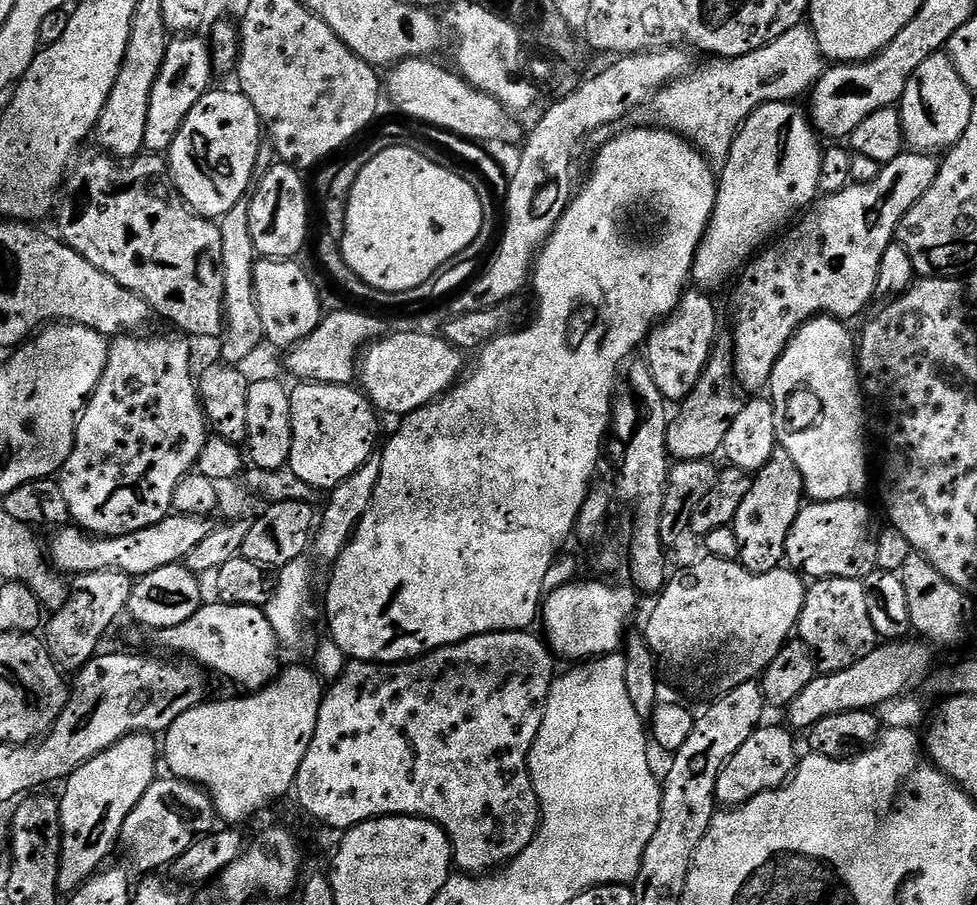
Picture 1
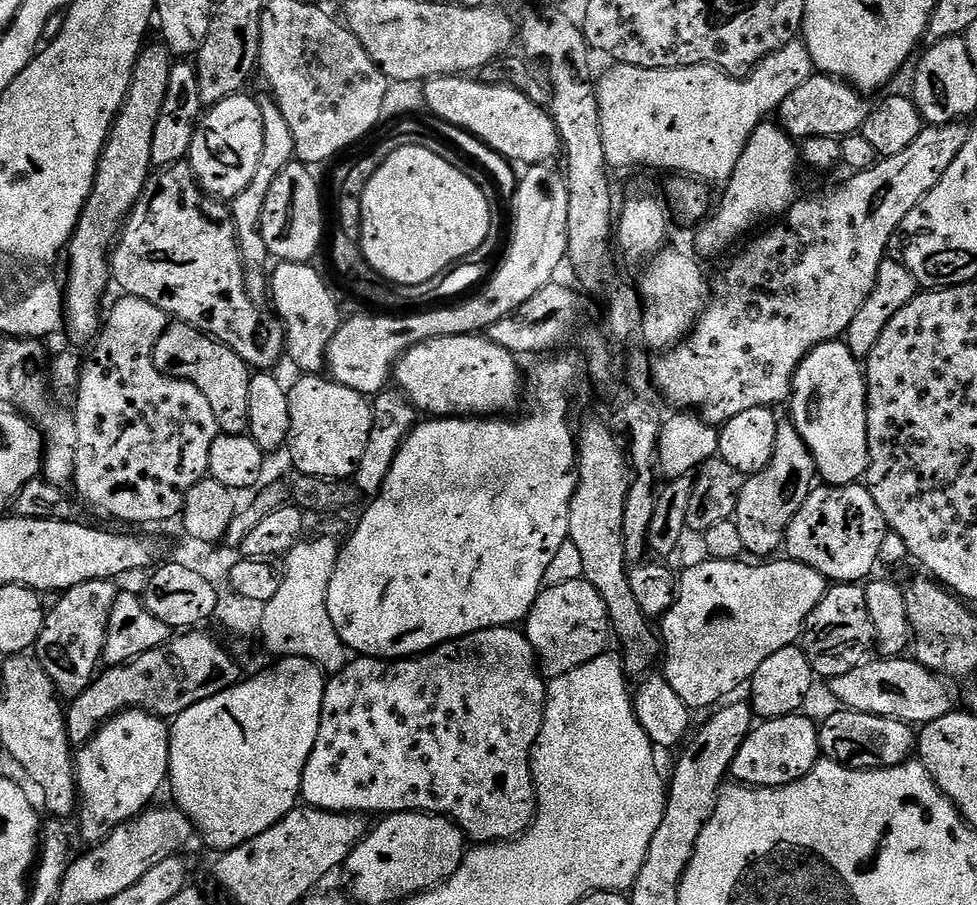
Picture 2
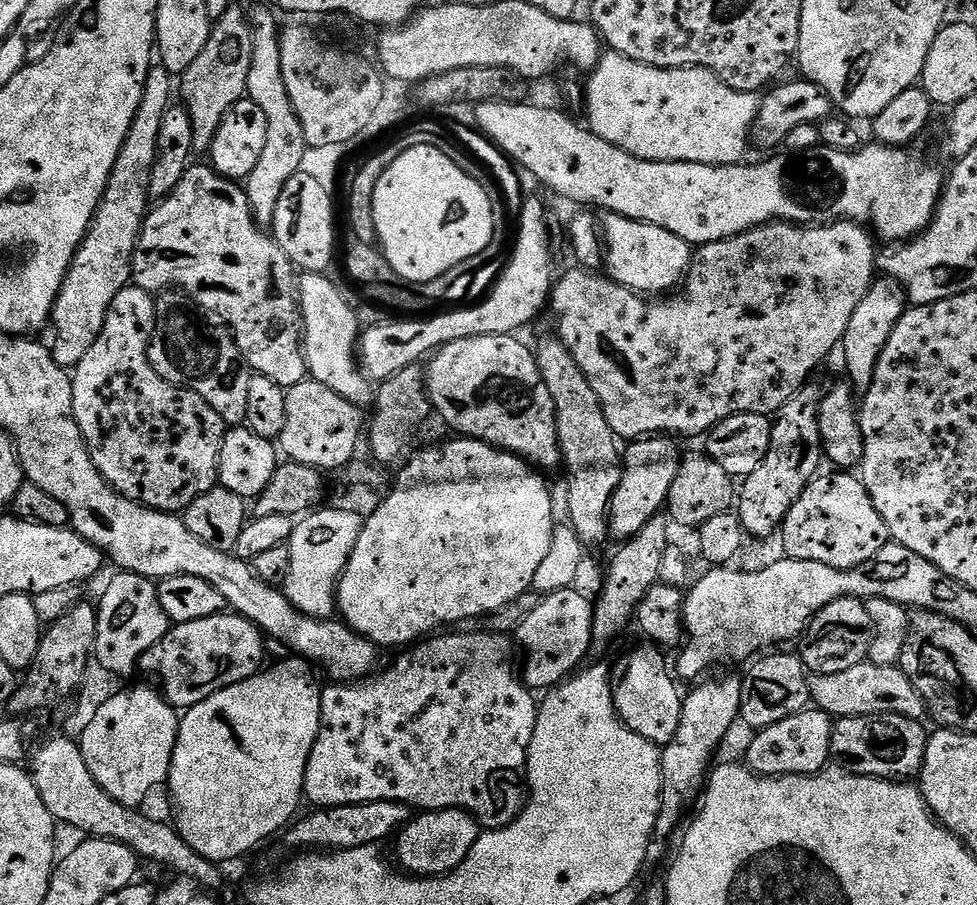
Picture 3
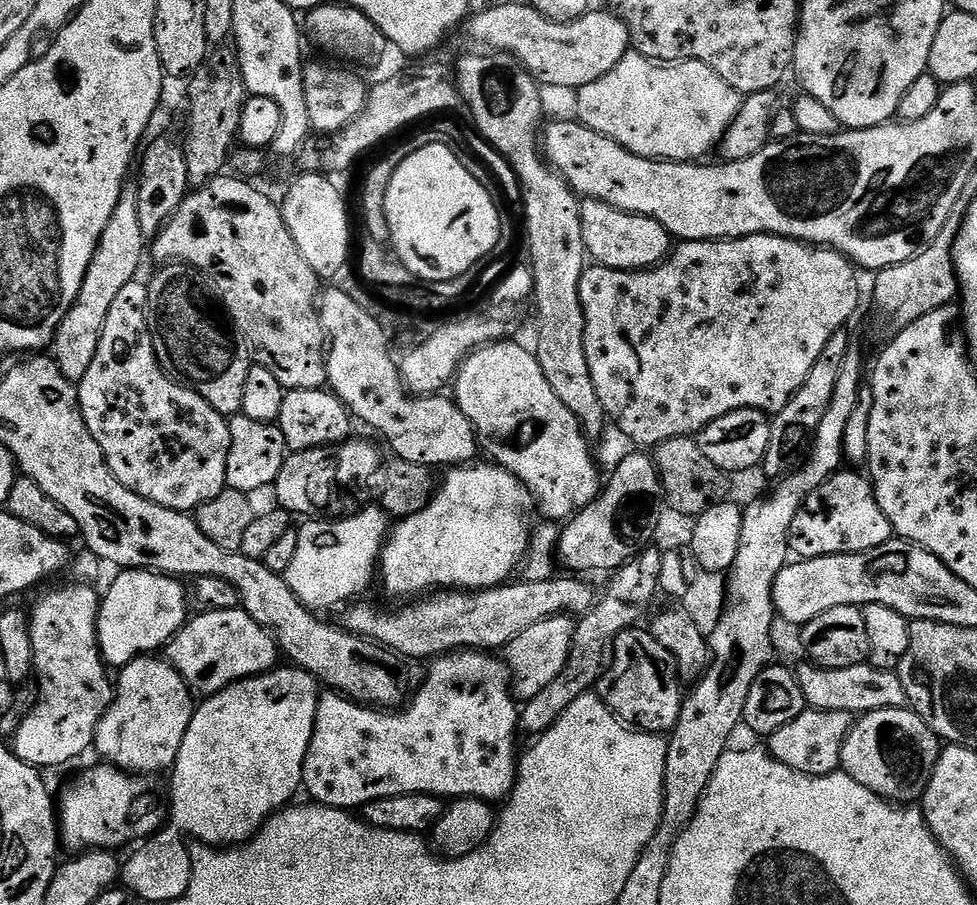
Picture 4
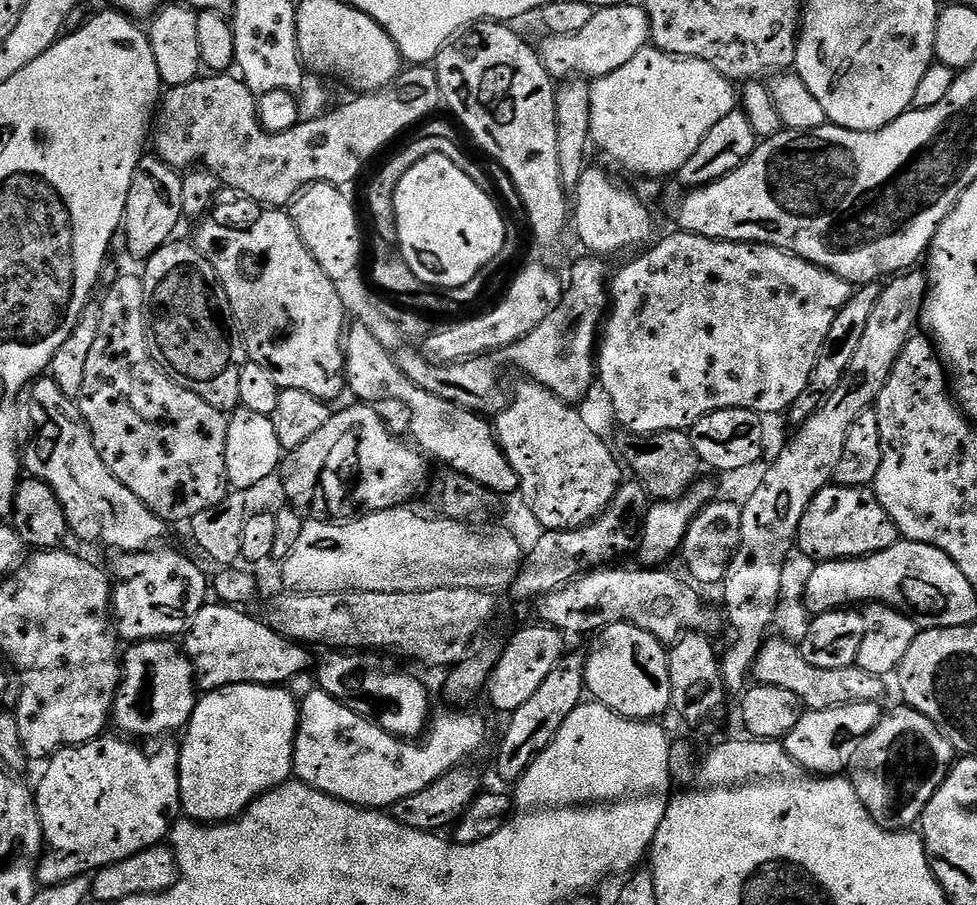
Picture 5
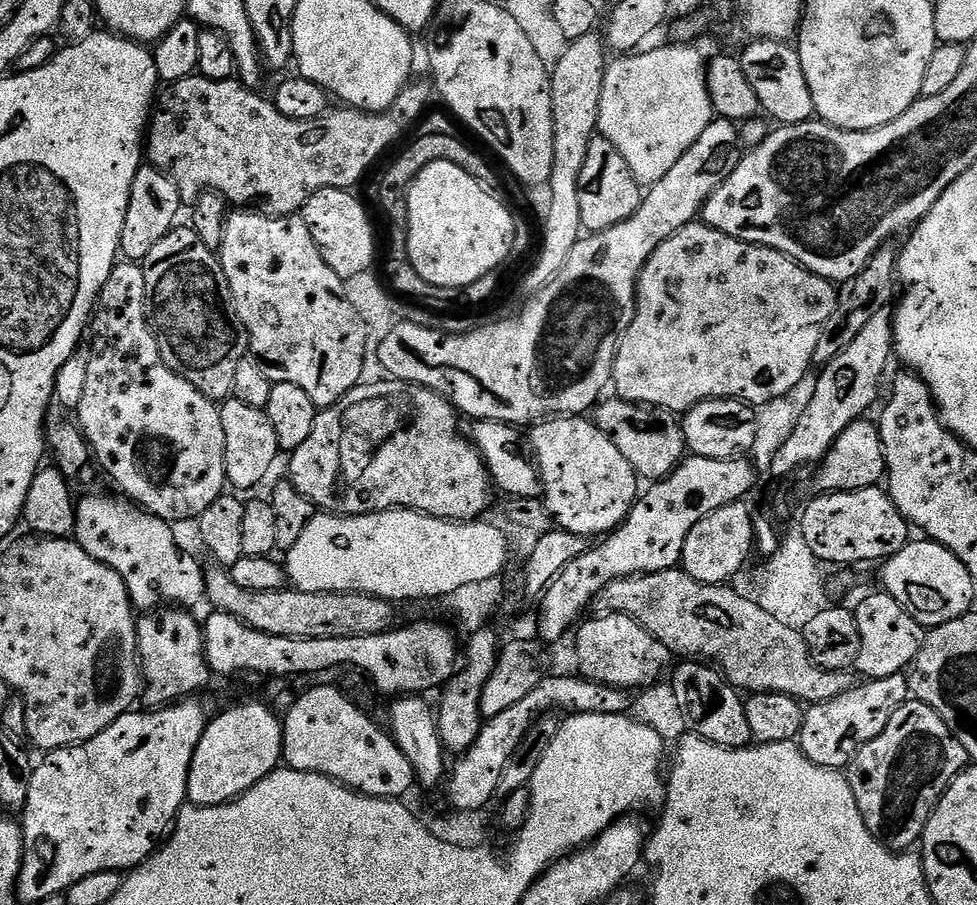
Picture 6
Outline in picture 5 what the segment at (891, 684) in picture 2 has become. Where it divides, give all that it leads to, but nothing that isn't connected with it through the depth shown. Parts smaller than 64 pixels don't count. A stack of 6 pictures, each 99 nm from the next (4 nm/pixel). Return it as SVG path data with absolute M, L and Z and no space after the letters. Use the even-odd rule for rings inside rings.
M765 639L764 645L760 647L758 658L752 664L755 683L782 686L782 690L790 690L790 694L798 694L800 703L805 709L814 712L858 702L874 704L883 701L885 677L866 674L866 670L855 666L842 670L822 670L822 666L810 666L810 662L806 662L799 647L791 640L772 639Z

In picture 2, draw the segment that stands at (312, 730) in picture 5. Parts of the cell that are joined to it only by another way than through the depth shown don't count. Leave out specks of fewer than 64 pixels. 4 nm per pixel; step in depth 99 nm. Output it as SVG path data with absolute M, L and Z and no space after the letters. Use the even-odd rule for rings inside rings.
M514 626L487 628L484 631L476 631L472 635L463 636L462 639L452 640L448 644L442 644L435 650L415 658L407 660L373 660L371 658L356 658L348 663L342 671L335 673L325 683L324 697L322 698L322 718L318 726L318 738L314 742L314 750L310 754L310 758L306 762L306 770L302 774L302 786L300 794L303 803L309 808L320 808L323 812L358 812L361 814L373 814L372 812L380 812L379 814L391 814L394 812L430 812L448 817L454 820L457 826L464 831L465 837L469 841L475 842L477 845L494 844L506 840L514 840L522 835L533 820L536 818L536 805L538 803L538 793L535 784L532 782L531 752L536 744L538 734L541 732L541 724L544 721L545 702L547 700L547 683L542 677L538 667L538 658L536 649L532 645L532 641L528 639L527 633Z

